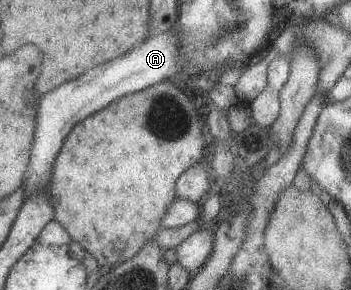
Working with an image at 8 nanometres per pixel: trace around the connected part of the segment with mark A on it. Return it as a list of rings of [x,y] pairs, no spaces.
[[[171,29],[168,32],[147,37],[126,55],[116,57],[104,65],[98,65],[92,71],[86,71],[82,77],[62,83],[60,87],[38,97],[34,141],[29,153],[26,179],[24,179],[24,197],[34,192],[48,190],[52,161],[64,137],[78,121],[106,107],[110,101],[118,99],[121,95],[140,91],[157,81],[166,80],[173,74],[181,72],[179,63],[183,60],[179,59],[178,40],[179,38],[171,33]]]

